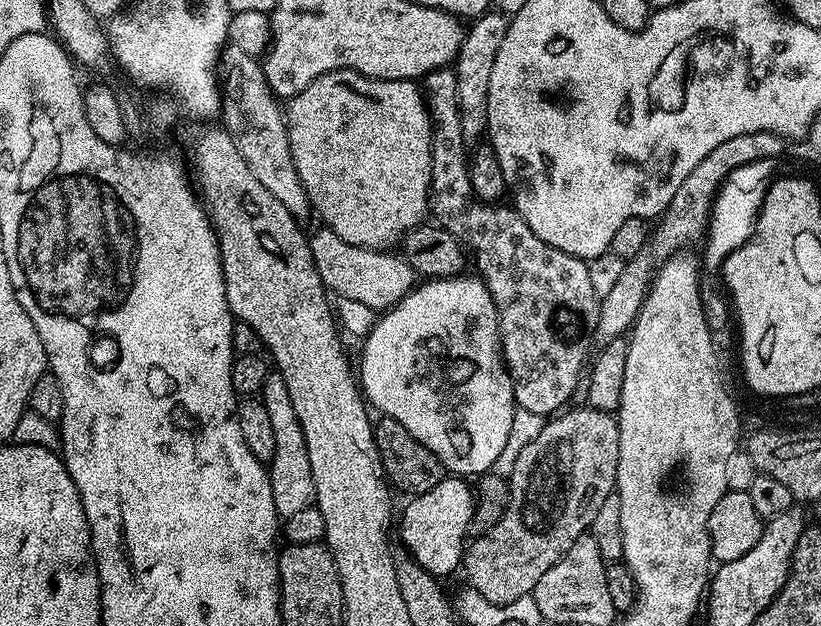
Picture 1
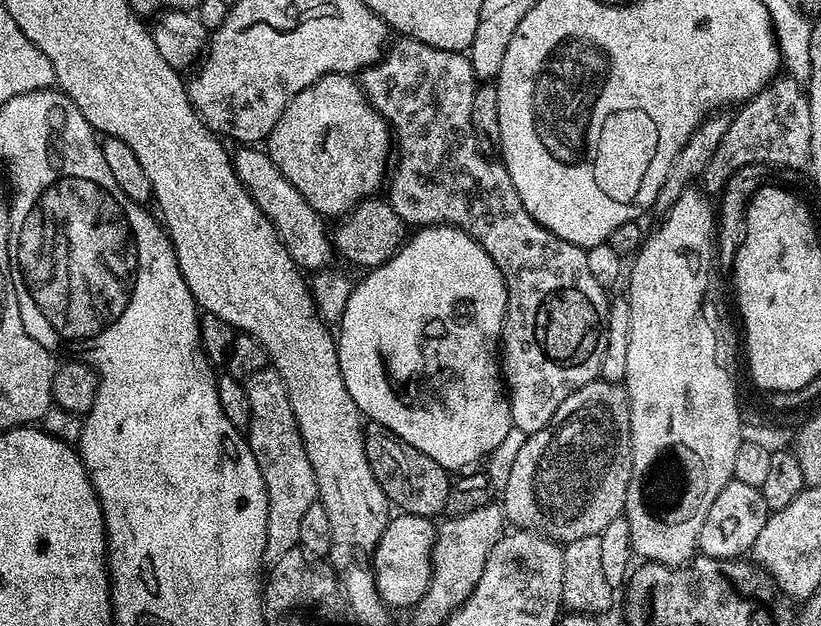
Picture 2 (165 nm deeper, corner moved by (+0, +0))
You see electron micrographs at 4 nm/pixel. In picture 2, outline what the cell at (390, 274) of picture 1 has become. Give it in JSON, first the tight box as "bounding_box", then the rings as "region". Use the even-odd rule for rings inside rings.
{"bounding_box":[232,146,334,270],"region":[[[240,146],[235,149],[232,164],[236,168],[238,178],[244,183],[254,202],[266,214],[266,218],[276,228],[280,241],[286,246],[290,258],[301,270],[327,269],[334,257],[334,245],[330,239],[329,229],[324,229],[325,217],[298,194],[298,190],[278,170],[278,166],[270,159],[267,151],[256,146]]]}

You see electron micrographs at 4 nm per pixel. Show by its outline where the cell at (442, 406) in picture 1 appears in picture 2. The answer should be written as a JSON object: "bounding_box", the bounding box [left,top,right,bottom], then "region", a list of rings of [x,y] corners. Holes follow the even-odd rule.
{"bounding_box":[336,224,514,470],"region":[[[433,224],[433,225],[431,225],[431,226],[424,226],[424,227],[421,227],[421,228],[420,228],[420,229],[419,229],[419,230],[416,230],[416,231],[413,231],[413,232],[416,232],[416,233],[414,233],[414,234],[413,234],[413,236],[412,236],[412,233],[411,233],[411,235],[409,235],[409,236],[408,236],[408,237],[407,237],[407,239],[405,239],[405,241],[404,241],[404,243],[403,243],[403,244],[401,244],[401,245],[400,245],[400,248],[399,248],[399,249],[398,249],[398,250],[397,250],[397,251],[396,251],[396,253],[395,253],[395,254],[394,254],[394,255],[393,255],[393,256],[392,256],[392,257],[390,257],[390,258],[389,258],[389,259],[388,259],[388,261],[386,261],[386,262],[385,262],[385,264],[383,264],[383,265],[382,265],[382,266],[378,266],[378,267],[377,267],[377,268],[374,268],[374,269],[371,269],[371,271],[369,271],[369,272],[368,272],[368,273],[367,273],[367,274],[364,274],[364,275],[361,275],[361,276],[364,276],[364,277],[362,277],[362,278],[361,278],[361,280],[360,280],[360,281],[358,281],[358,282],[357,282],[357,284],[356,284],[356,289],[354,289],[354,288],[352,288],[352,289],[351,289],[351,291],[349,291],[349,293],[348,293],[348,300],[347,300],[347,302],[345,302],[345,308],[344,308],[344,313],[343,313],[343,314],[342,314],[342,318],[341,318],[341,320],[340,320],[340,322],[339,322],[339,323],[338,323],[338,330],[340,330],[340,332],[339,332],[339,331],[338,331],[338,335],[337,335],[337,336],[336,336],[336,353],[337,353],[337,354],[338,354],[338,366],[339,366],[339,367],[340,367],[340,369],[341,369],[341,370],[342,370],[342,378],[343,378],[343,379],[344,379],[344,381],[345,381],[345,382],[346,382],[346,390],[350,390],[350,398],[354,398],[354,402],[355,402],[355,403],[356,403],[356,405],[357,405],[357,406],[358,406],[358,410],[359,410],[359,411],[360,411],[360,413],[361,413],[361,414],[363,414],[363,415],[364,415],[364,416],[365,416],[365,417],[367,417],[367,419],[368,419],[368,420],[369,420],[369,421],[371,421],[371,423],[373,423],[373,424],[381,424],[381,425],[382,425],[382,426],[386,426],[386,427],[387,427],[387,428],[389,428],[389,429],[390,429],[390,430],[391,430],[391,432],[393,432],[393,434],[395,434],[395,436],[397,436],[397,437],[398,437],[398,438],[399,438],[399,440],[404,440],[404,441],[406,441],[406,443],[408,443],[408,444],[409,444],[409,445],[410,445],[410,446],[414,446],[414,447],[415,447],[415,448],[417,448],[417,449],[418,449],[418,450],[422,450],[422,454],[426,454],[426,455],[427,455],[427,456],[429,456],[429,457],[430,457],[430,458],[434,458],[434,462],[438,462],[438,463],[439,463],[439,464],[441,464],[441,465],[442,465],[442,467],[443,467],[443,468],[446,468],[446,469],[449,469],[449,470],[455,470],[455,468],[464,468],[464,467],[465,467],[465,468],[464,468],[464,469],[467,469],[467,468],[468,468],[468,467],[469,467],[469,466],[472,466],[472,465],[468,465],[468,466],[467,466],[467,464],[472,464],[472,463],[474,463],[474,462],[475,462],[475,460],[480,460],[480,459],[482,459],[482,460],[481,460],[481,461],[483,461],[483,460],[484,460],[484,459],[485,459],[485,457],[487,457],[487,456],[488,456],[488,455],[489,455],[489,454],[491,454],[491,452],[492,452],[492,451],[493,451],[493,450],[494,450],[494,449],[496,449],[496,448],[497,448],[497,446],[498,446],[498,445],[500,445],[500,443],[501,443],[501,442],[502,442],[502,438],[506,438],[506,434],[507,434],[507,433],[508,433],[508,432],[509,432],[509,431],[510,431],[510,430],[511,430],[511,429],[512,429],[512,427],[514,427],[514,425],[513,425],[513,423],[512,423],[512,408],[511,408],[511,407],[510,407],[510,405],[508,405],[508,393],[507,393],[507,391],[506,391],[506,385],[505,385],[505,383],[504,383],[504,381],[503,381],[503,379],[502,379],[502,364],[501,364],[501,361],[500,361],[500,360],[499,360],[499,359],[498,359],[498,349],[499,349],[499,348],[500,348],[500,347],[501,347],[501,344],[502,344],[502,333],[503,333],[503,330],[504,330],[504,316],[505,316],[505,314],[507,314],[507,312],[508,312],[508,291],[507,291],[507,290],[506,290],[506,286],[505,286],[505,285],[504,285],[504,279],[503,279],[503,278],[502,278],[502,274],[501,274],[501,273],[500,273],[500,271],[499,271],[499,270],[498,270],[498,266],[494,266],[494,258],[490,258],[490,254],[486,254],[486,250],[485,250],[485,249],[484,249],[484,247],[482,247],[482,245],[480,245],[480,241],[479,241],[479,240],[475,240],[475,239],[474,239],[474,238],[473,238],[473,237],[472,237],[472,236],[467,236],[467,235],[466,235],[466,233],[465,233],[465,232],[464,232],[464,231],[462,231],[462,229],[460,229],[460,228],[454,228],[454,227],[452,227],[452,225],[451,225],[451,224]]]}

